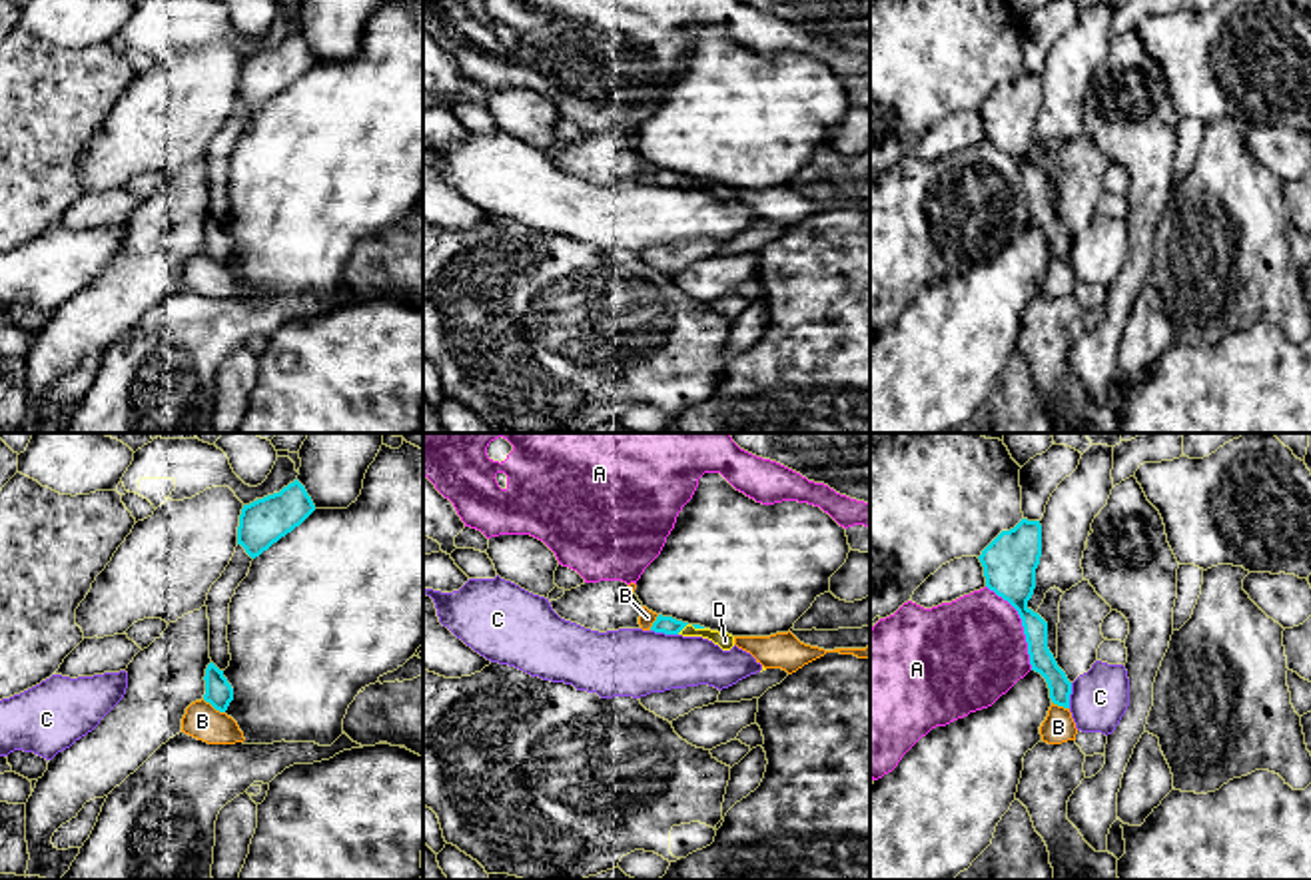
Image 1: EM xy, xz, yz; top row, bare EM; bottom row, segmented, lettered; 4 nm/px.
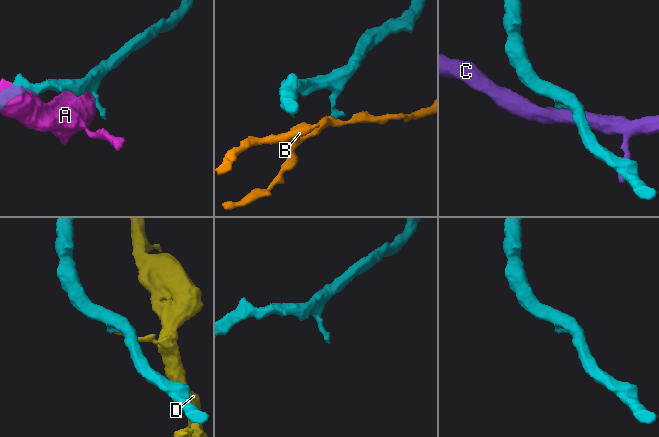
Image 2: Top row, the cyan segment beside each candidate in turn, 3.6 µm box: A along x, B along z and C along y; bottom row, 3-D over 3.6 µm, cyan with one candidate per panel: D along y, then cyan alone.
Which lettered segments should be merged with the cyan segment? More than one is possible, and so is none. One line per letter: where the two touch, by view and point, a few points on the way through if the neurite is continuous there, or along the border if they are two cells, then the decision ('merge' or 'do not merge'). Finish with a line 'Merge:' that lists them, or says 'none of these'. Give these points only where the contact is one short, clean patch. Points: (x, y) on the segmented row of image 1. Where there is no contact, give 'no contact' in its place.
A: contact yz (1022, 625); do not merge
B: contact xy (214, 707); border xy (202, 699), (224, 713); do not merge
C: contact xz (665, 633); border xz (651, 629), (677, 635); do not merge
D: contact xz (681, 629); border xz (687, 623), (677, 633); do not merge
Merge: none of these

